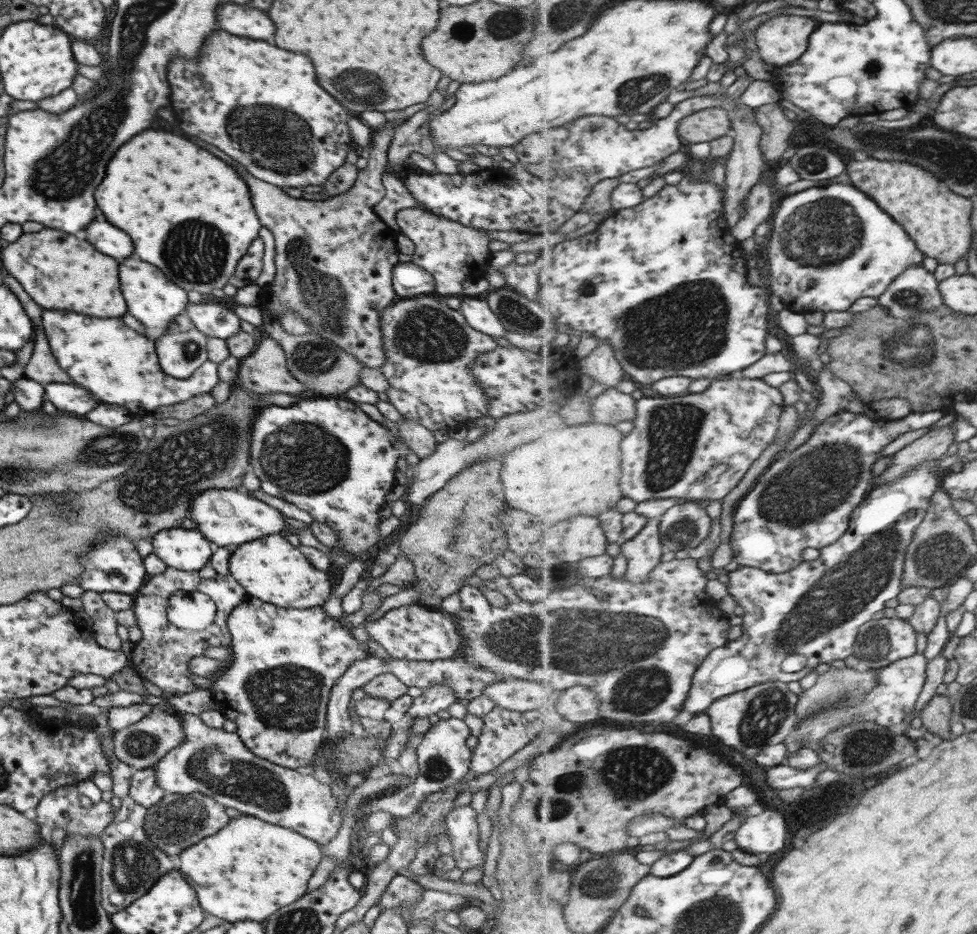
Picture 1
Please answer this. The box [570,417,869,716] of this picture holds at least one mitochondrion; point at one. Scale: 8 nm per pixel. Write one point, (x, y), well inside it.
(816, 484)

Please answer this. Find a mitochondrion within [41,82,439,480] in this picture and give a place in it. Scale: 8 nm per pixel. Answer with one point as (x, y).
(265, 138)

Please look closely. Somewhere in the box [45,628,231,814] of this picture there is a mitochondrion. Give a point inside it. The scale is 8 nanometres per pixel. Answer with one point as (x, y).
(140, 743)

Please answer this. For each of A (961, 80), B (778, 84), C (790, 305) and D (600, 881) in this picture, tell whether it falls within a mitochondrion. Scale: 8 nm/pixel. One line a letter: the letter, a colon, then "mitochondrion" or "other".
A: other
B: other
C: other
D: mitochondrion

